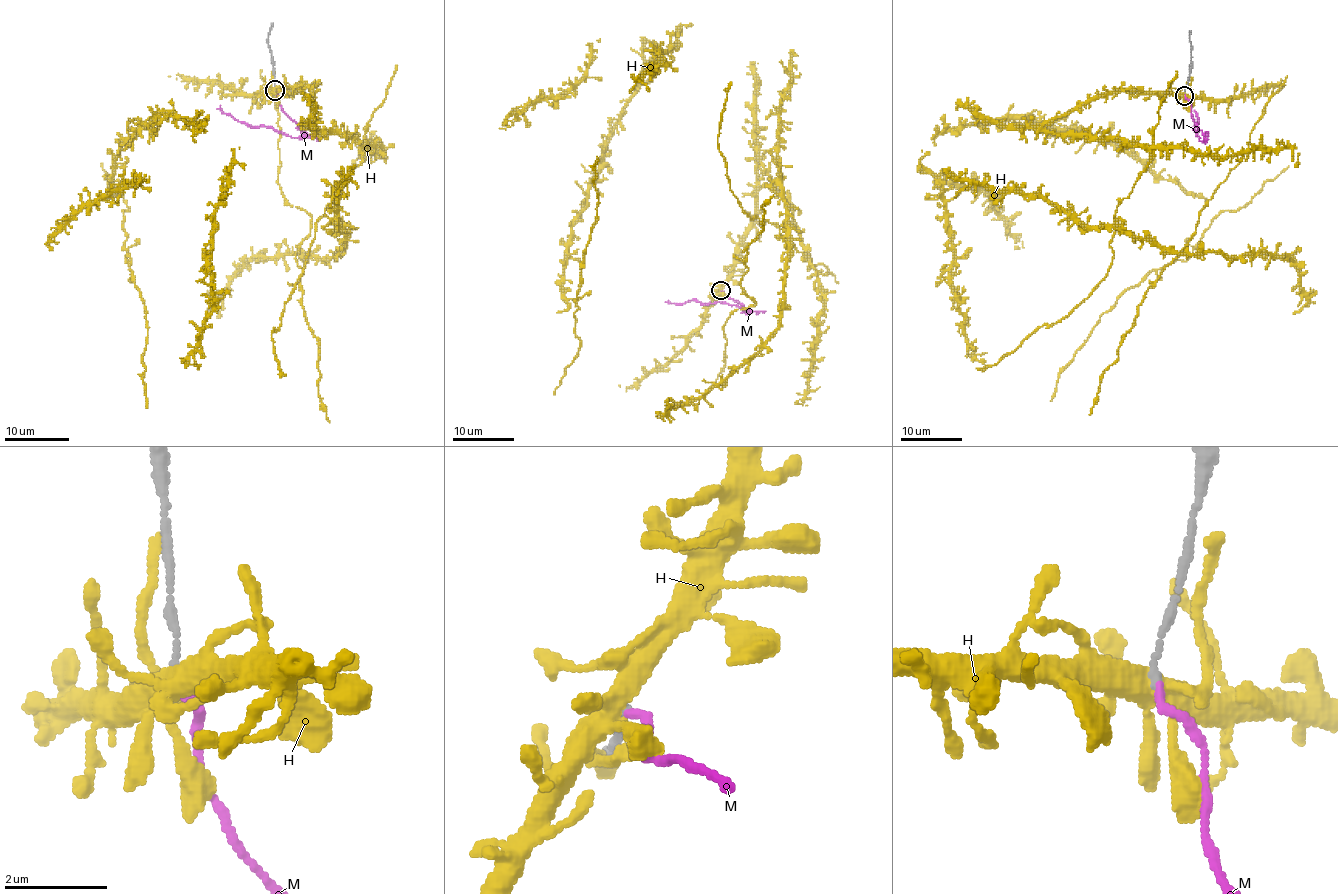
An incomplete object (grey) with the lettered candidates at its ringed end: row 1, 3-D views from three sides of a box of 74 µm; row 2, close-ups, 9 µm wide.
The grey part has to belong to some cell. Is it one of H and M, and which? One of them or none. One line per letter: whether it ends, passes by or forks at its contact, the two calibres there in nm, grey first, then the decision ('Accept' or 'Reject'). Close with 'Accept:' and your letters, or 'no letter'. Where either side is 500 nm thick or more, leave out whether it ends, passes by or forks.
H: It forks there. Thickness 130 nm (grey) against 400 nm. Reject
M: It ends there. Thickness 130 nm (grey) against 160 nm. Reject
Accept: no letter

